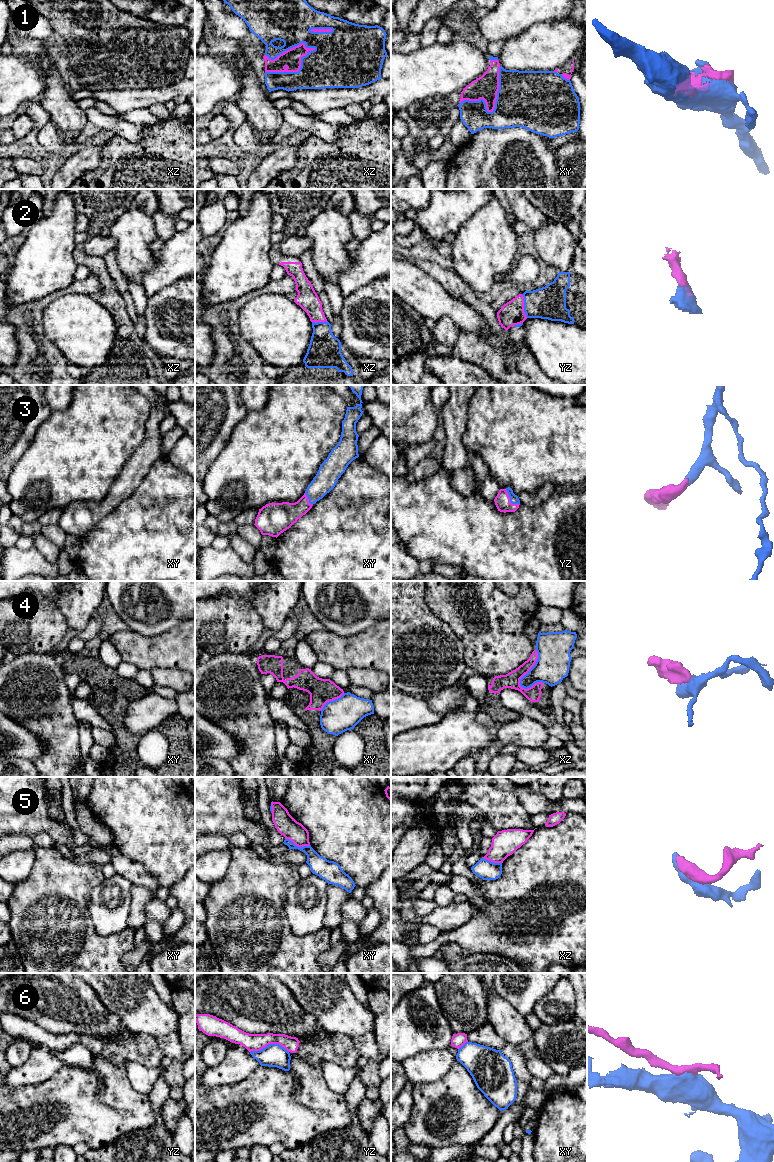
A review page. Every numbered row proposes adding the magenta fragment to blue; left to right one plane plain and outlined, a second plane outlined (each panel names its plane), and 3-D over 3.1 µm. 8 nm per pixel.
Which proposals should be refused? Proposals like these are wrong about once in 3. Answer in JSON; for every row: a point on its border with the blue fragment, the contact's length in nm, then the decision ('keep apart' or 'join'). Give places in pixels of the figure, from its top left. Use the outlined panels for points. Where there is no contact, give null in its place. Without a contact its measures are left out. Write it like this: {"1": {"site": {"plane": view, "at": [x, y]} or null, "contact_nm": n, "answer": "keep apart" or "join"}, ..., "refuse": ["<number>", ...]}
{"1": {"site": {"plane": "xz", "at": [295, 72]}, "contact_nm": 460, "answer": "join"}, "2": {"site": {"plane": "yz", "at": [524, 306]}, "contact_nm": 200, "answer": "join"}, "3": {"site": {"plane": "yz", "at": [510, 500]}, "contact_nm": 170, "answer": "join"}, "4": {"site": {"plane": "xz", "at": [529, 670]}, "contact_nm": 340, "answer": "keep apart"}, "5": {"site": {"plane": "xy", "at": [297, 846]}, "contact_nm": 220, "answer": "keep apart"}, "6": {"site": {"plane": "yz", "at": [269, 1044]}, "contact_nm": 320, "answer": "keep apart"}, "refuse": ["4", "5", "6"]}

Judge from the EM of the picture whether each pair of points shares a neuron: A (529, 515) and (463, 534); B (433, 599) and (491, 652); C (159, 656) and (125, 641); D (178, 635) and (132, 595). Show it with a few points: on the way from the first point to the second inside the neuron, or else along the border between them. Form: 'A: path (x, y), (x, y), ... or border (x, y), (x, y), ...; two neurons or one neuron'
A: path (513, 531), (510, 534), (479, 534); one neuron
B: path (448, 612), (477, 643); one neuron
C: path (151, 652), (143, 652), (133, 647); one neuron
D: border (184, 620), (160, 634), (149, 637); two neurons

